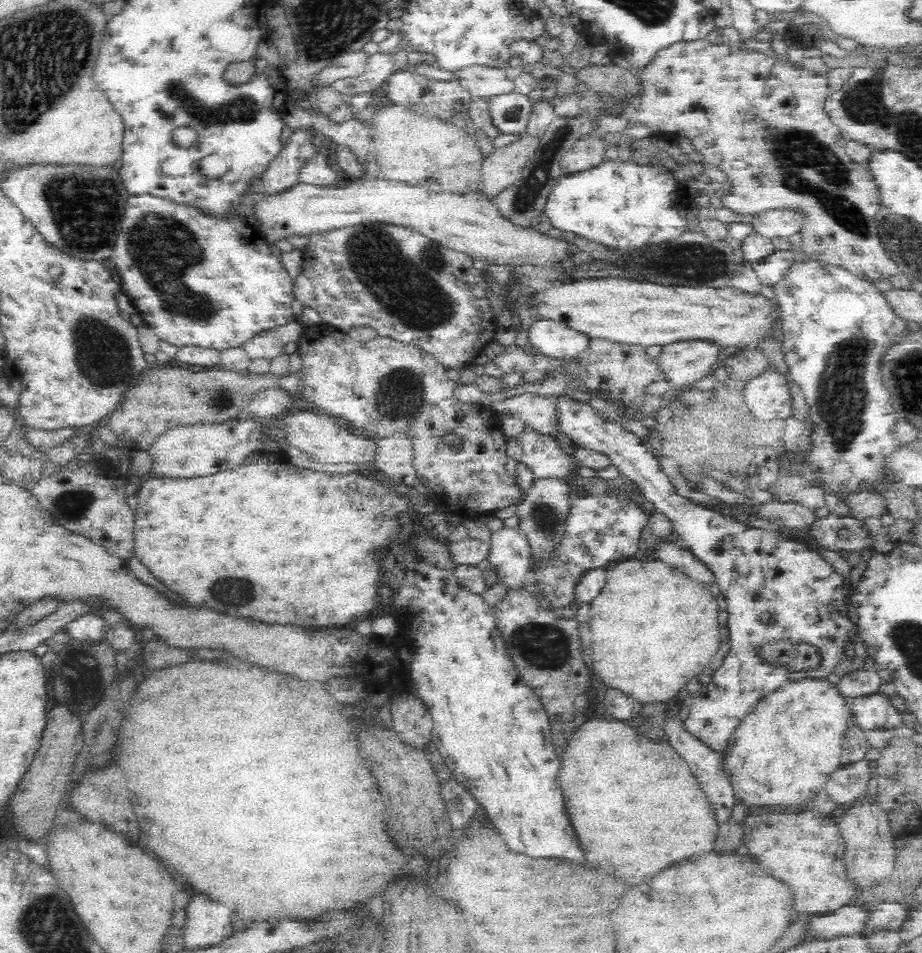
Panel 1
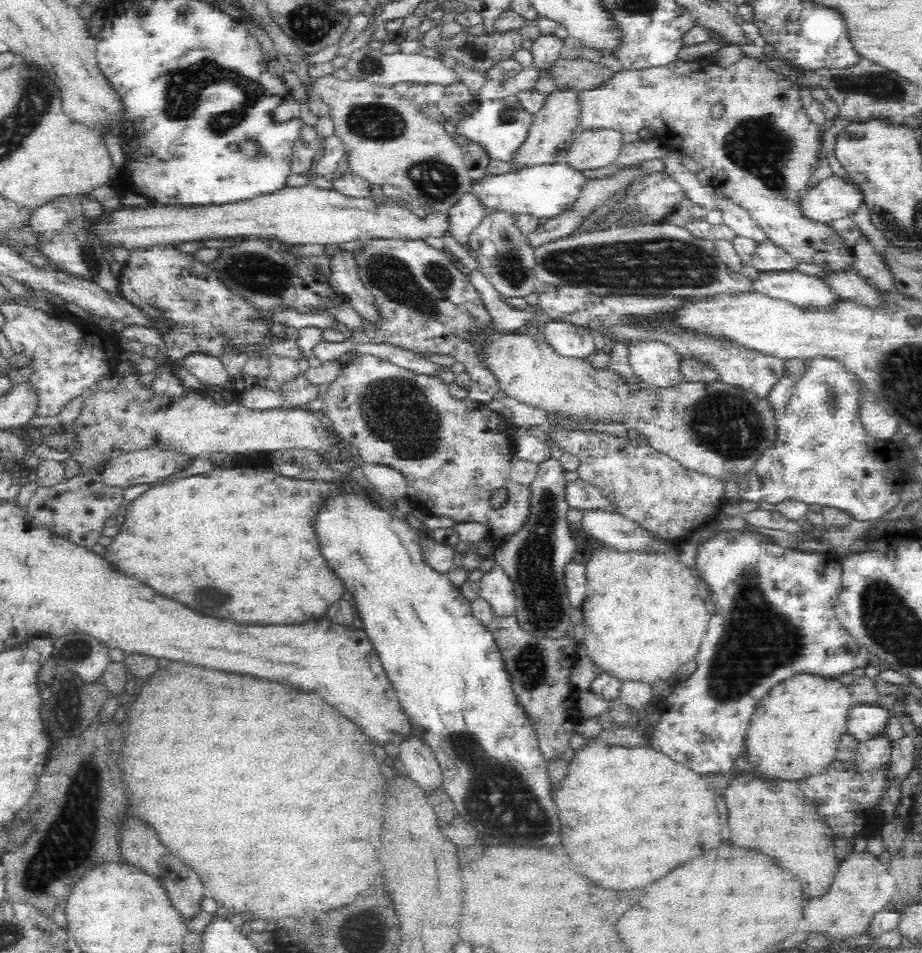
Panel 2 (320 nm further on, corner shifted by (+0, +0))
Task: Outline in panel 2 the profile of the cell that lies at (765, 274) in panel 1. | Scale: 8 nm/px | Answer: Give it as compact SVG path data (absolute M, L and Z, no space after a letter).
M766 240L757 243L756 250L750 262L759 273L777 273L791 271L796 268L797 260L784 249Z

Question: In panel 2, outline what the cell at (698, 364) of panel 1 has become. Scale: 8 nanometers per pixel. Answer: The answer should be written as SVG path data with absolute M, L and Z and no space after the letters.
M640 340L628 344L632 373L649 388L666 389L684 381L681 356L674 347L658 340Z

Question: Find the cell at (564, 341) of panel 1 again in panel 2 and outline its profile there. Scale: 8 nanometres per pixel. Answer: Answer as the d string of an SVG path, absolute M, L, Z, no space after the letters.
M550 320L541 326L540 338L560 356L585 359L594 352L593 335L584 326Z

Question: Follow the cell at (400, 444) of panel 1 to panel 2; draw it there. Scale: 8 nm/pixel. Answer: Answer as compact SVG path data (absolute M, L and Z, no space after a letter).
M363 463L361 466L366 479L385 498L384 506L390 506L406 497L406 479L400 471L384 464Z

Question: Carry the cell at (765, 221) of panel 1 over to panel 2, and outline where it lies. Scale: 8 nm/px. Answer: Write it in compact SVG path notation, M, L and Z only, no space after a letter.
M834 175L810 186L799 201L804 220L829 224L838 218L854 216L862 205L862 194L853 181Z

